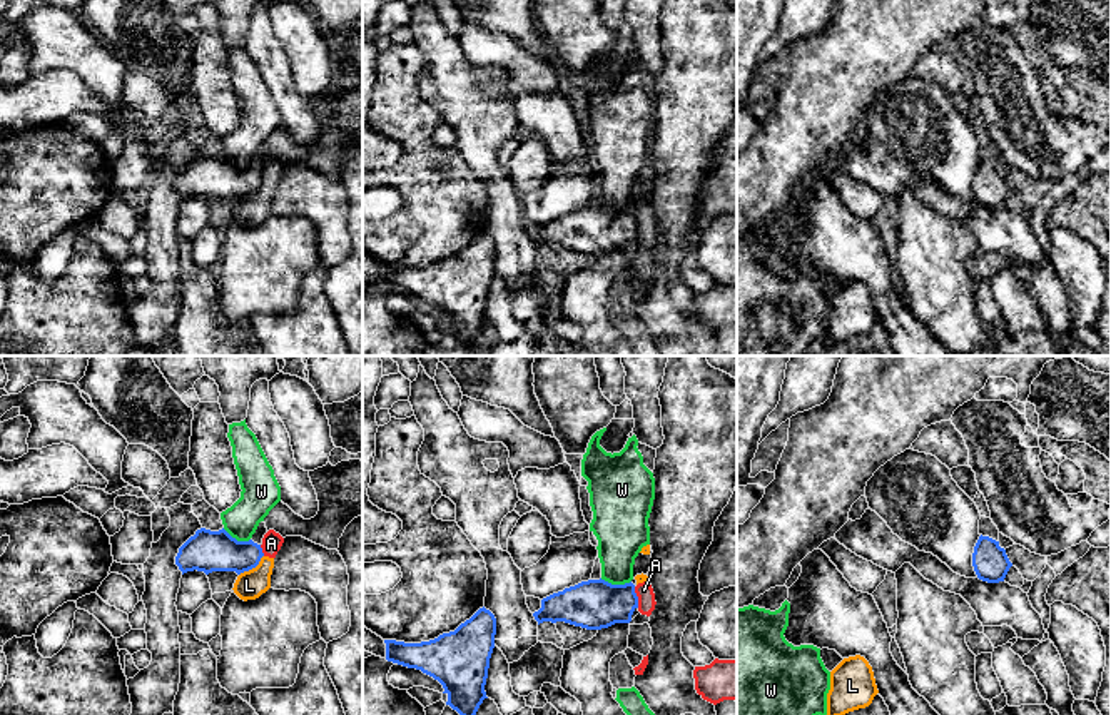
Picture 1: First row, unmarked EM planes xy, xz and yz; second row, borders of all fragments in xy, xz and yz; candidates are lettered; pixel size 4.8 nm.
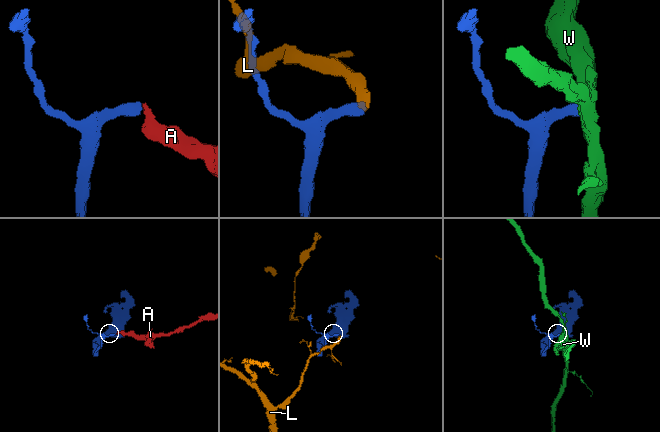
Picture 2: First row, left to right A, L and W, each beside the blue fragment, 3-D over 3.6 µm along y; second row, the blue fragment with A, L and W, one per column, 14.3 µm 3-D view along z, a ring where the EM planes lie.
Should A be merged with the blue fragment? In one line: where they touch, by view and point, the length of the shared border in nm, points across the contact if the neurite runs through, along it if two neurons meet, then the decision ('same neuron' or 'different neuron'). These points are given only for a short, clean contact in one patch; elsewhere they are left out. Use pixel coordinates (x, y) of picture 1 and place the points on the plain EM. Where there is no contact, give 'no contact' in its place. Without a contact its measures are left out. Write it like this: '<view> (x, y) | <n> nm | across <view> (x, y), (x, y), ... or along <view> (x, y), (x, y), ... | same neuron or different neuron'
xz (637, 223) | 110 nm | along xz (634, 212), (639, 233) | different neuron

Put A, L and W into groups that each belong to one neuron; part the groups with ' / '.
A L / W

